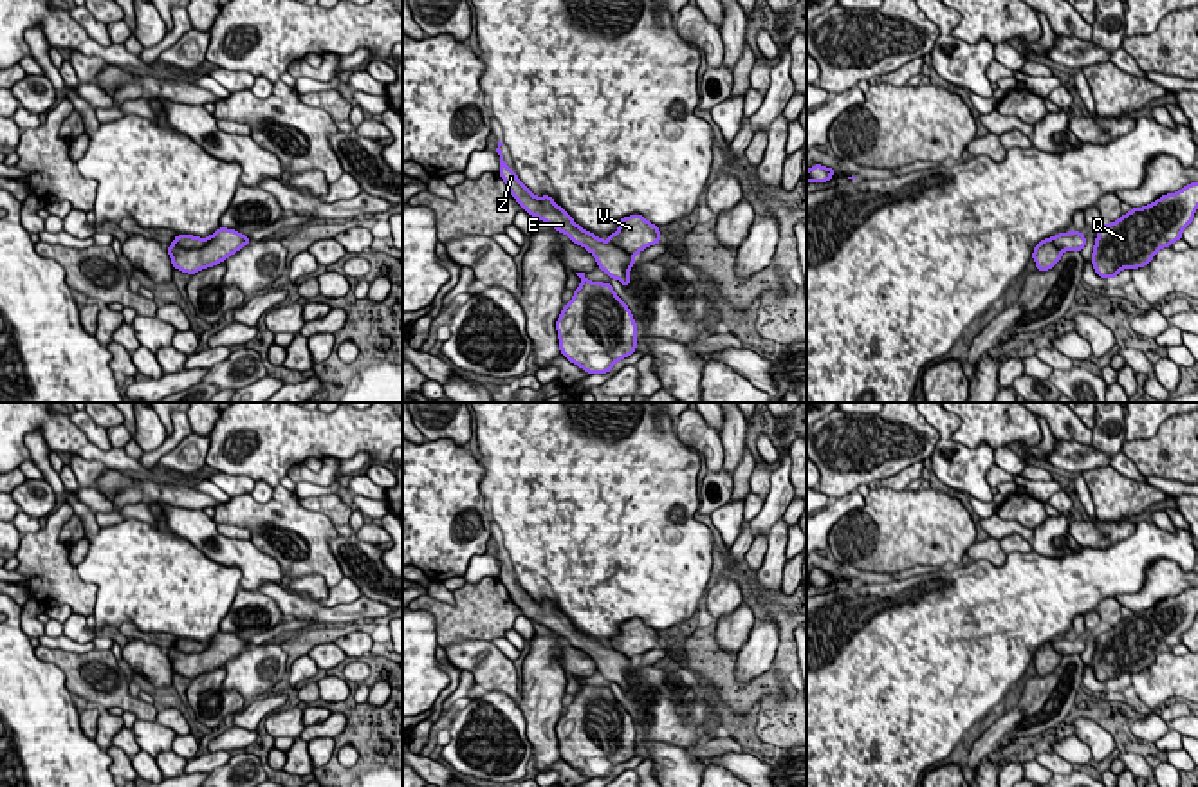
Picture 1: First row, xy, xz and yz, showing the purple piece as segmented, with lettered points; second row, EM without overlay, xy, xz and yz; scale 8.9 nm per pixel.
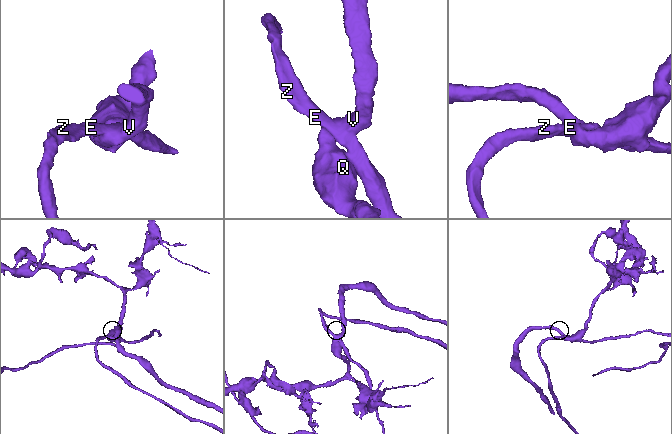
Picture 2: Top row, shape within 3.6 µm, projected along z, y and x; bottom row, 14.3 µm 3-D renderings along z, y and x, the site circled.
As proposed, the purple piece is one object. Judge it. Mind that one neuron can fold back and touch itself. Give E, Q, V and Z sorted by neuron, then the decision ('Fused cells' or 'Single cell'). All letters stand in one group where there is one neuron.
Groups: E Q V Z. Single cell

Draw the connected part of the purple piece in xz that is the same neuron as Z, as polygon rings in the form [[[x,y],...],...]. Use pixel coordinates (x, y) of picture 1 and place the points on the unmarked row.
[[[498,545],[500,581],[505,585],[516,606],[532,621],[547,626],[556,635],[565,637],[574,648],[585,652],[597,664],[597,671],[610,682],[619,684],[624,691],[630,690],[630,673],[635,661],[660,646],[660,635],[655,628],[648,626],[642,619],[635,617],[619,625],[619,634],[608,644],[595,641],[574,626],[574,623],[554,606],[552,601],[536,601],[514,576],[509,574]]]

